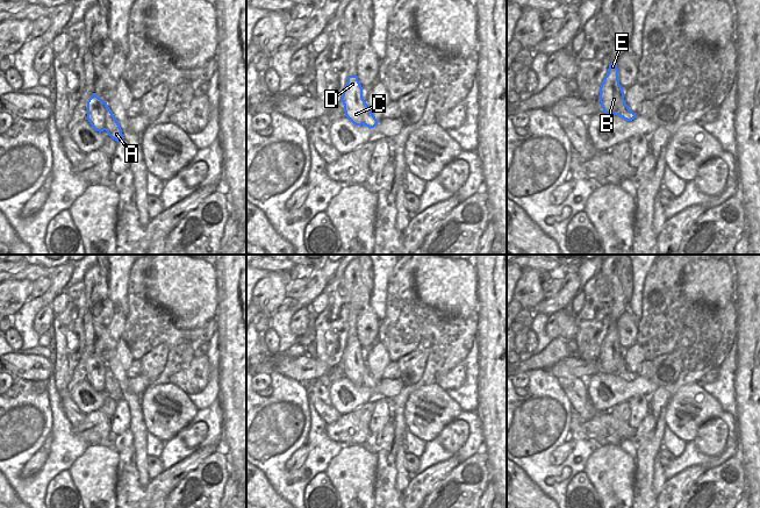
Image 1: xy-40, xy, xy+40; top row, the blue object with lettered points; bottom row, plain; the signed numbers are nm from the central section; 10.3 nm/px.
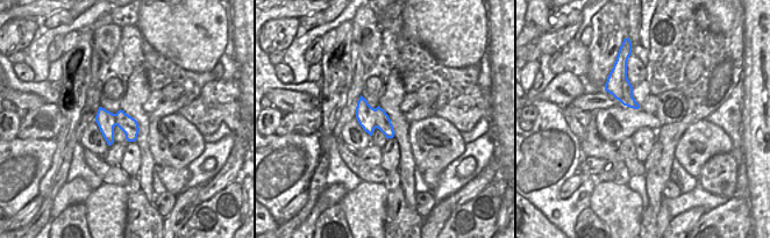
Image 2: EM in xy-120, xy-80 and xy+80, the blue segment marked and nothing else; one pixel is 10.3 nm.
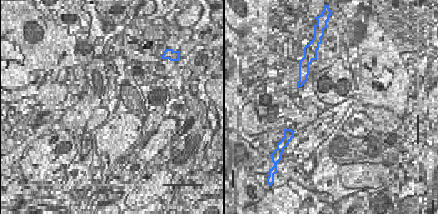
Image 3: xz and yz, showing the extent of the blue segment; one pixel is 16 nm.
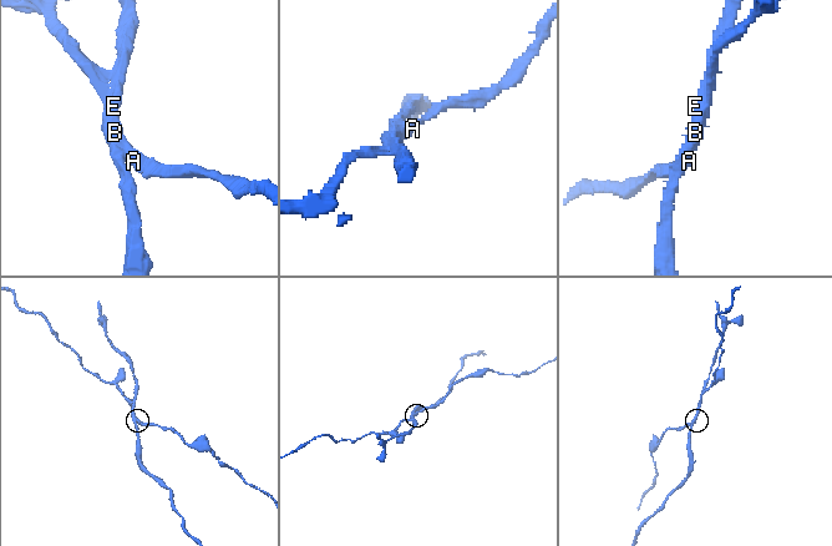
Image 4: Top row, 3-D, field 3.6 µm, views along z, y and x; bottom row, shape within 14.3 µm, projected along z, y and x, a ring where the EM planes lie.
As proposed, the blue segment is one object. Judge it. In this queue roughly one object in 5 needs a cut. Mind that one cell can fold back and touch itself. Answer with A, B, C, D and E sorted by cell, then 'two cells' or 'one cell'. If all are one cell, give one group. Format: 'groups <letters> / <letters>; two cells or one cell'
groups A / B C D E; two cells

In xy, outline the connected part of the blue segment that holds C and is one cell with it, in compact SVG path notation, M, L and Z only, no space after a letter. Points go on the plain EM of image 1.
M356 335L347 337L340 362L345 377L356 386L364 385L363 375L367 364L363 359L363 348Z

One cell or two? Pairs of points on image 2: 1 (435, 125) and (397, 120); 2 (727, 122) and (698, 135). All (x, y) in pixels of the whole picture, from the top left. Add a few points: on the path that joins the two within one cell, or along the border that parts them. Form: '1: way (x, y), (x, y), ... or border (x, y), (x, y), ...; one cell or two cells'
1: border (408, 123), (408, 144), (412, 150); two cells
2: border (705, 118), (717, 124), (732, 142); two cells

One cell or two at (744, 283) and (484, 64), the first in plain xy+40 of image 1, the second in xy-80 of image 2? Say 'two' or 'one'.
two

